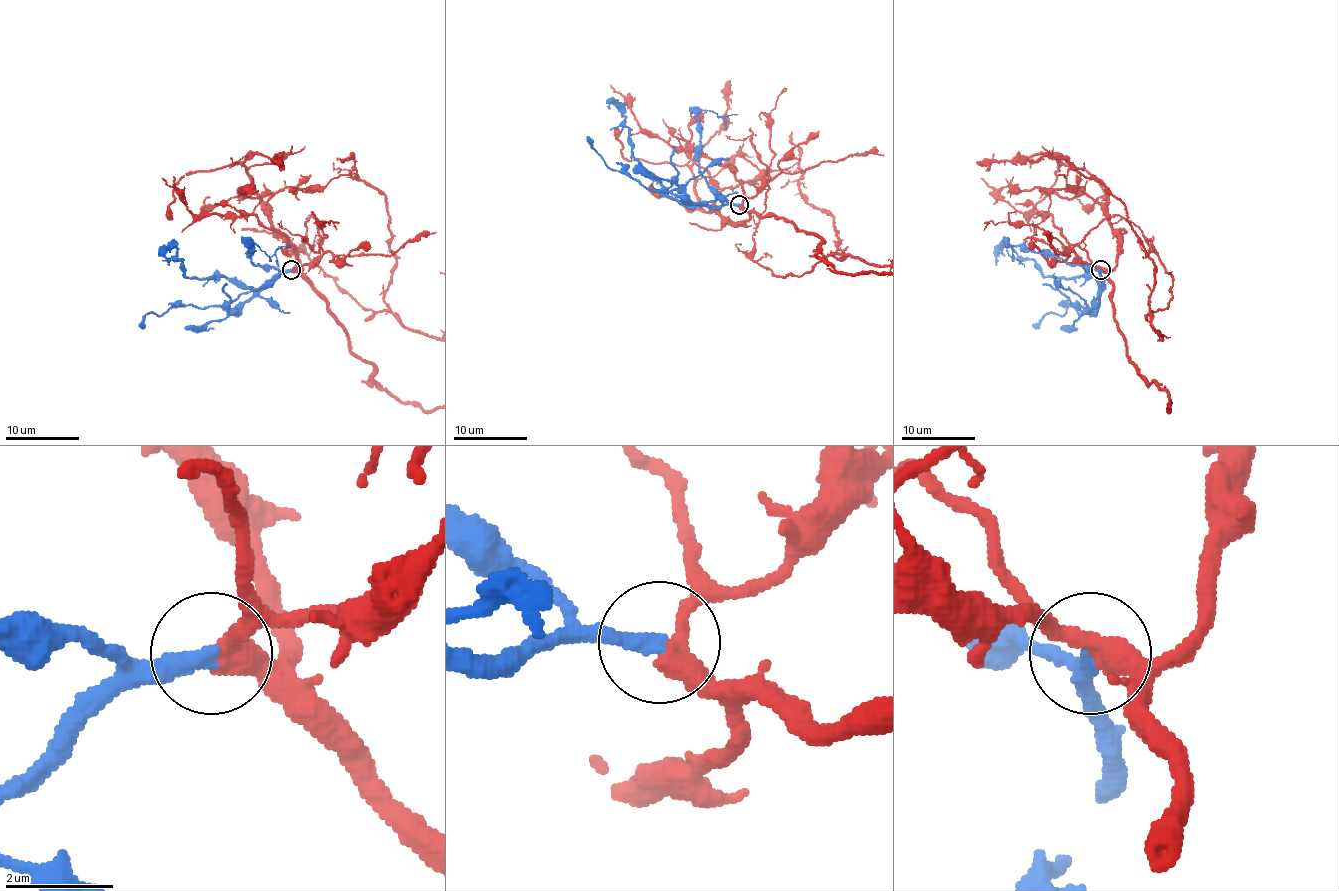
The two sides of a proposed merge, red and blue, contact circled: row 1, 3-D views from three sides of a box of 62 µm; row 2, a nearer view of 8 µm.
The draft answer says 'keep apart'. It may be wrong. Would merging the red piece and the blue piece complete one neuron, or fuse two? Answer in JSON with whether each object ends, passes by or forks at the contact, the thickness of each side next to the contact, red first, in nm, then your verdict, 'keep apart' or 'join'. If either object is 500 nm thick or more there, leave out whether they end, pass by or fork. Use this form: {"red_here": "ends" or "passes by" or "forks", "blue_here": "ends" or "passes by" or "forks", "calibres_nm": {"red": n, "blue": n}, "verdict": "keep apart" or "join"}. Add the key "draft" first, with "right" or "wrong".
{"draft": "wrong", "red_here": "passes by", "blue_here": "ends", "calibres_nm": {"red": 400, "blue": 320}, "verdict": "join"}

